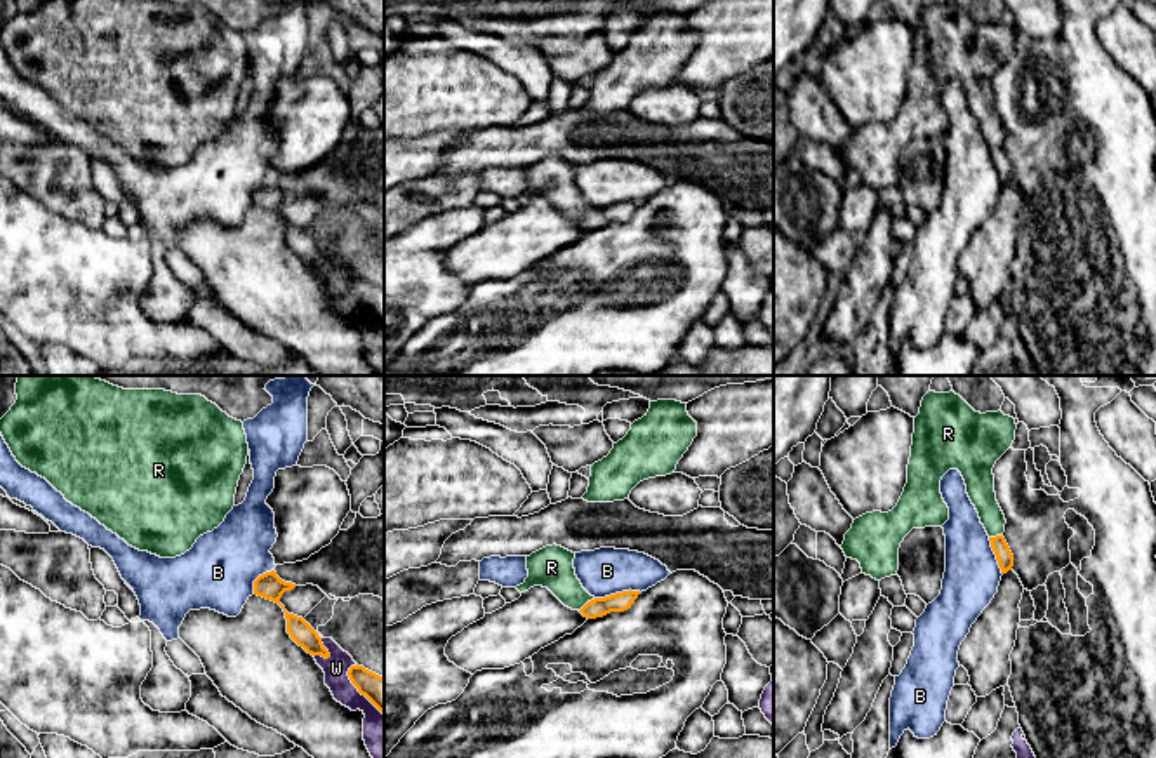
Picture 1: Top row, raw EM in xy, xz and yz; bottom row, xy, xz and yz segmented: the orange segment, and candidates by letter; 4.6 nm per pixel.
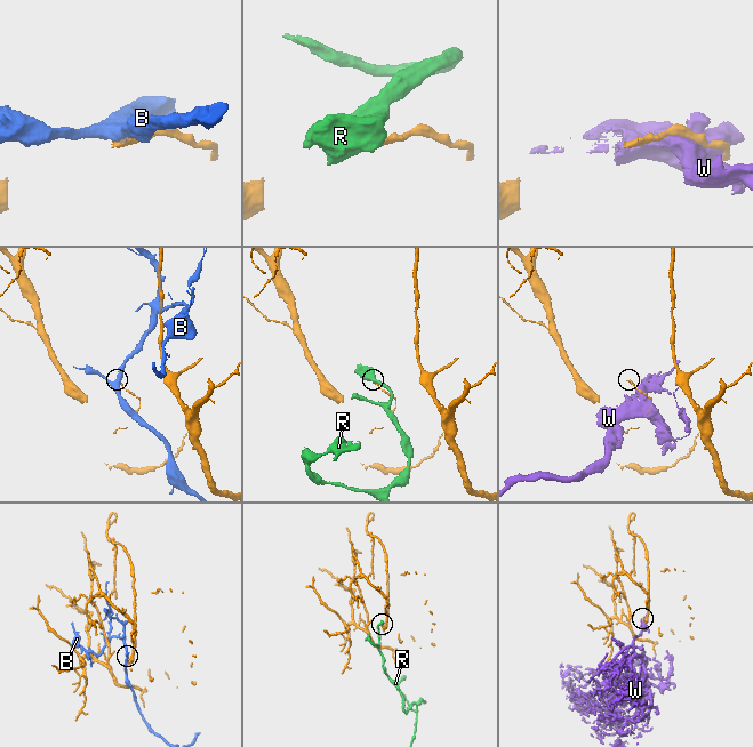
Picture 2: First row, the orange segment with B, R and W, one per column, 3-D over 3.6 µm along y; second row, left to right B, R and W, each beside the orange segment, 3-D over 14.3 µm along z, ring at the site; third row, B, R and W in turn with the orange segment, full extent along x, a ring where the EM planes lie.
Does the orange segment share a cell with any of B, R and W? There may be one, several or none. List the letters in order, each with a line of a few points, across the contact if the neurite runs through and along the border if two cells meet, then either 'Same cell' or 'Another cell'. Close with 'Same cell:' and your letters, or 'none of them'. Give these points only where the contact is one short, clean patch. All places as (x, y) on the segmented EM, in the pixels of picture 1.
B: Line: xz (640, 591), (616, 591), (595, 598). Another cell
R: Line: xz (595, 598), (579, 611). Another cell
W: Another cell
Same cell: none of them

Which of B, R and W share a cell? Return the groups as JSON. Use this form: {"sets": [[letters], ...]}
{"sets": [["B"], ["R"], ["W"]]}

